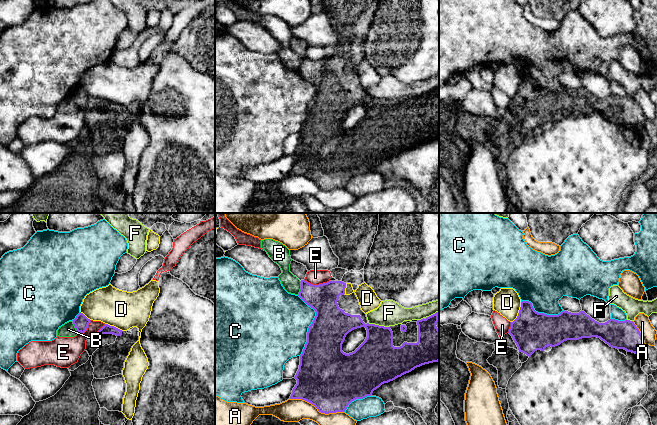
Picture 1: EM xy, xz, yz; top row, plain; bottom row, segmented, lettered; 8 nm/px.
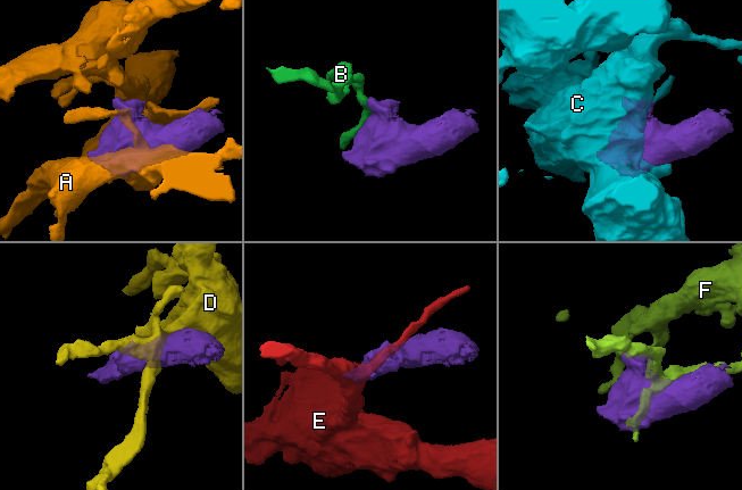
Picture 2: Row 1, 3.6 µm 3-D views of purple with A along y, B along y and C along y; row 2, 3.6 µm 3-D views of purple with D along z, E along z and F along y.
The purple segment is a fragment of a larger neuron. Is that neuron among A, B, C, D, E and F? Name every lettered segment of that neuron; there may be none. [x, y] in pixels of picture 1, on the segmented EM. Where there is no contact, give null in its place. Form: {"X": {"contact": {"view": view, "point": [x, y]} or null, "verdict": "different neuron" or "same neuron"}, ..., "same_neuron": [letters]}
{"A": {"contact": {"view": "xz", "point": [317, 408]}, "verdict": "different neuron"}, "B": {"contact": {"view": "xz", "point": [301, 288]}, "verdict": "different neuron"}, "C": {"contact": {"view": "xz", "point": [311, 324]}, "verdict": "different neuron"}, "D": {"contact": {"view": "yz", "point": [519, 312]}, "verdict": "different neuron"}, "E": {"contact": {"view": "xz", "point": [317, 285]}, "verdict": "different neuron"}, "F": {"contact": {"view": "xz", "point": [378, 325]}, "verdict": "different neuron"}, "same_neuron": []}

